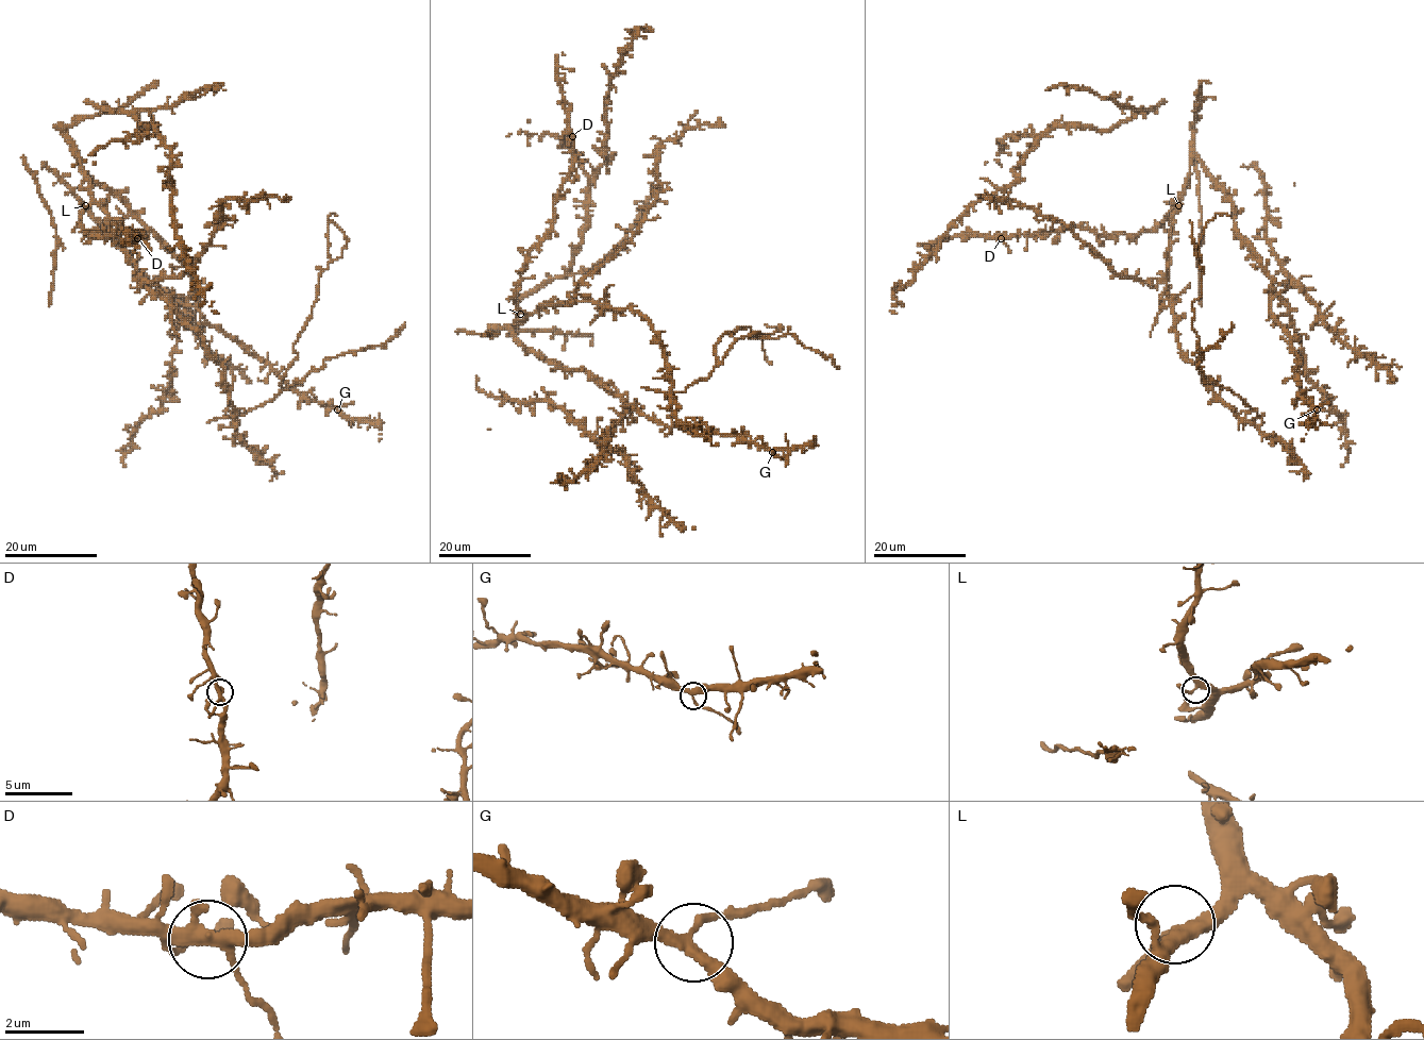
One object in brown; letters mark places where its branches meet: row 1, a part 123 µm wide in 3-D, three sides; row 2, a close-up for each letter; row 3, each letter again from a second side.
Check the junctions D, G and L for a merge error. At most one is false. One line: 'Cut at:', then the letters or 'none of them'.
Cut at: none of them

